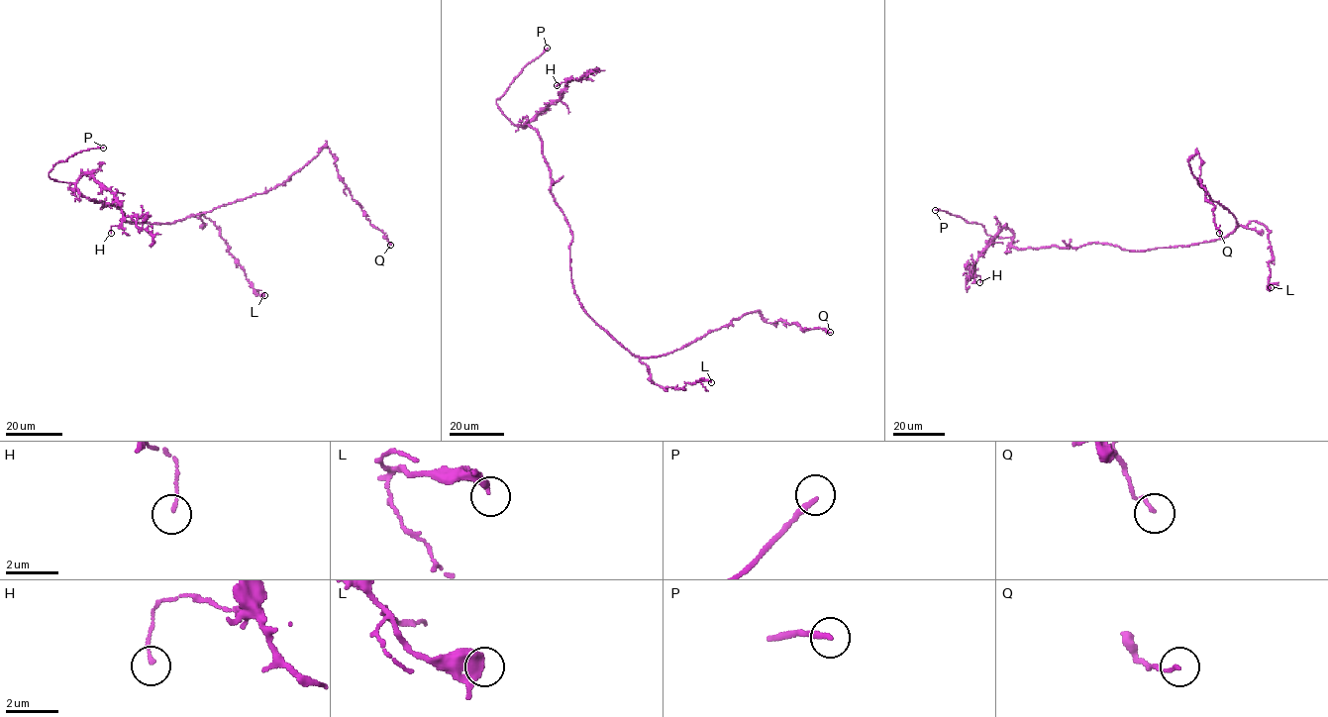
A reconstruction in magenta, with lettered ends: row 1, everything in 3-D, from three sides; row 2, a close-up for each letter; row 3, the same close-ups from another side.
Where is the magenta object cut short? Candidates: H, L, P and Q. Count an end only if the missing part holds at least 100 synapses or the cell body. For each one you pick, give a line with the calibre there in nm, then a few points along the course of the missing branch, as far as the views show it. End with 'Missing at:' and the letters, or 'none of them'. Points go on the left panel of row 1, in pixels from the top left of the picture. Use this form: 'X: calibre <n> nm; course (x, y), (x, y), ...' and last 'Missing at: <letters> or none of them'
P: calibre 200 nm; course (103, 148), (109, 145), (122, 122)
Missing at: P

